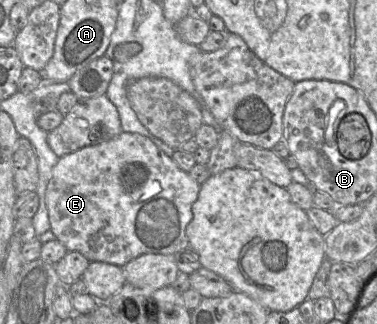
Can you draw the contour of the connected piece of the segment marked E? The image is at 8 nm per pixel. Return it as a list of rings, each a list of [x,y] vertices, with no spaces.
[[[122,131],[109,141],[59,158],[45,192],[50,230],[68,251],[80,252],[90,262],[122,267],[142,254],[175,254],[189,246],[186,228],[193,217],[192,205],[200,185],[150,138]]]

